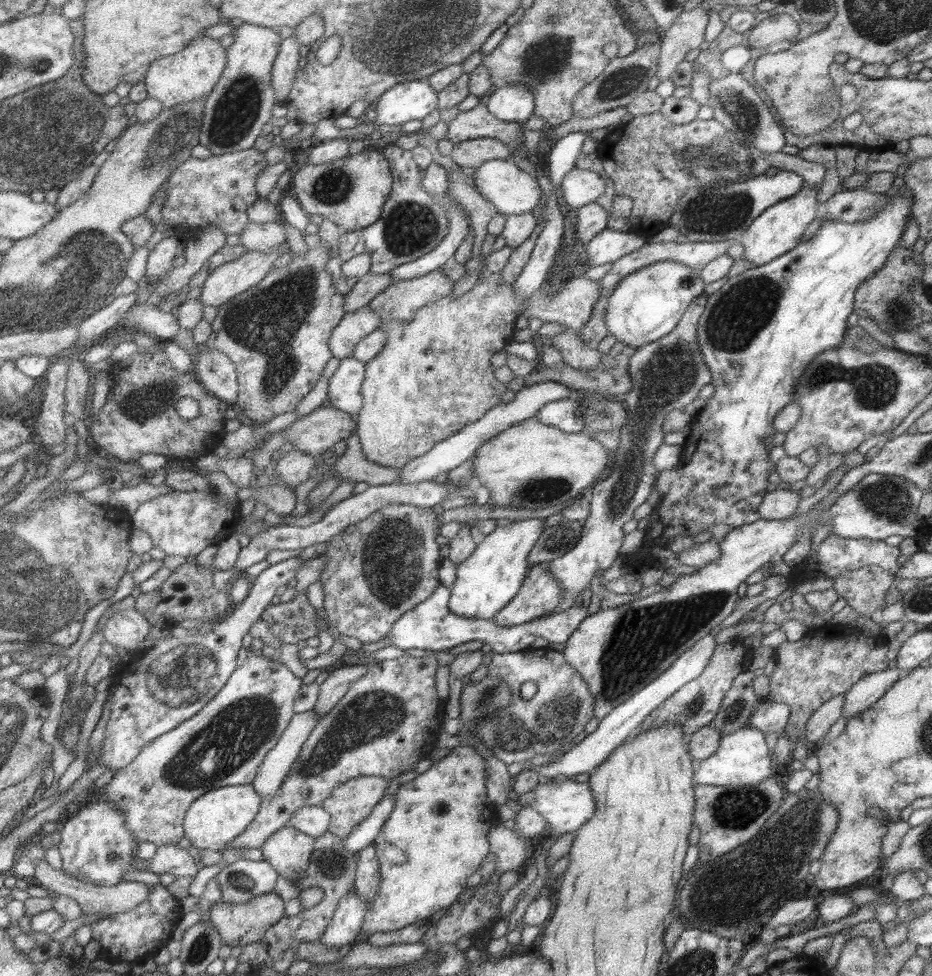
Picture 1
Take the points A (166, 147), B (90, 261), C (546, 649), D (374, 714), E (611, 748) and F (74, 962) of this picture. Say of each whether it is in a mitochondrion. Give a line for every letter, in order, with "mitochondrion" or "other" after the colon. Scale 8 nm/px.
A: mitochondrion
B: mitochondrion
C: other
D: mitochondrion
E: other
F: other

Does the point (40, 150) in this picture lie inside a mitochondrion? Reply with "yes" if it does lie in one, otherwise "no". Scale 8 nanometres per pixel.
yes

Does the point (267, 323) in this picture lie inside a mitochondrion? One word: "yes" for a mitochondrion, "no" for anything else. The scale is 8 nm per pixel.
yes

